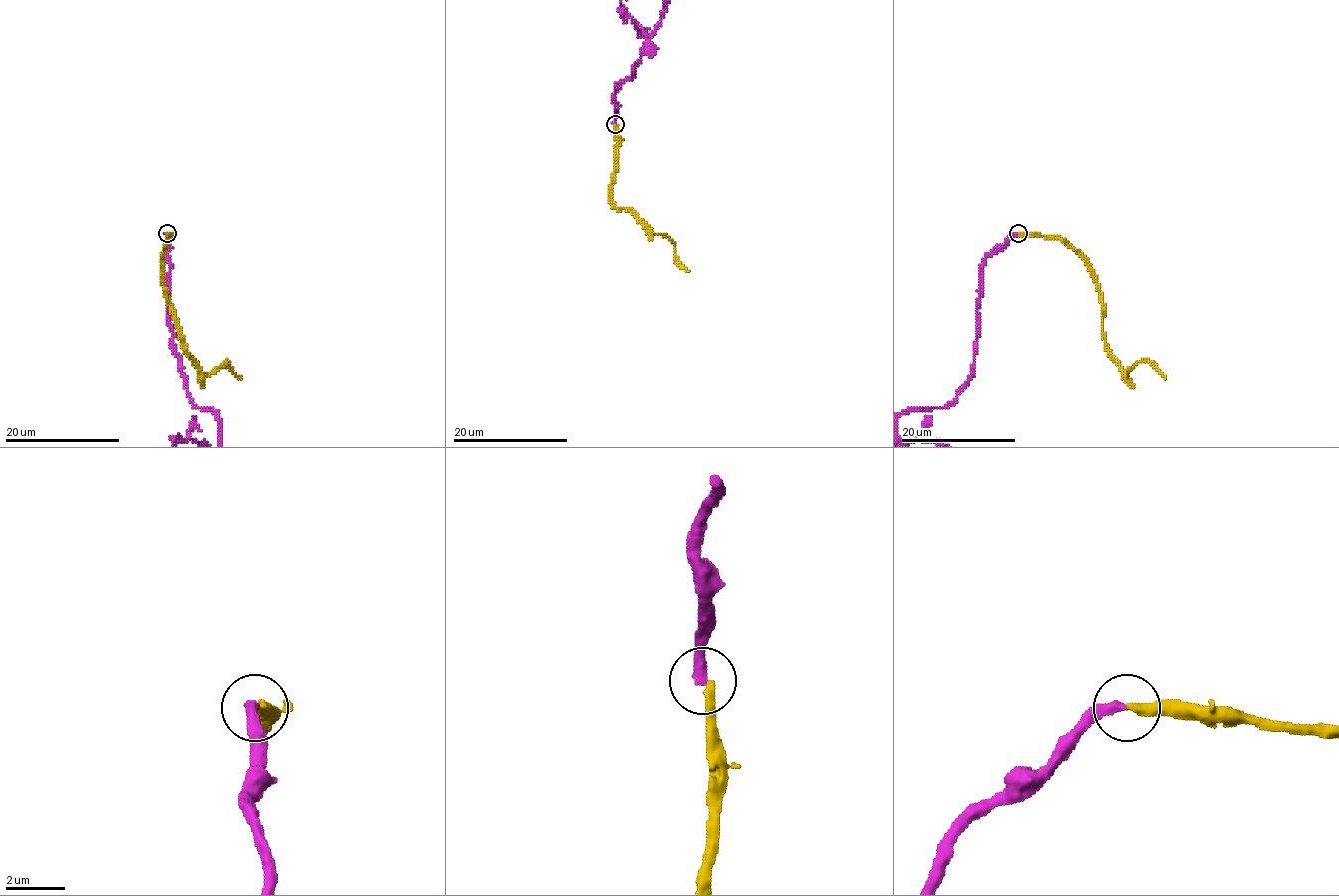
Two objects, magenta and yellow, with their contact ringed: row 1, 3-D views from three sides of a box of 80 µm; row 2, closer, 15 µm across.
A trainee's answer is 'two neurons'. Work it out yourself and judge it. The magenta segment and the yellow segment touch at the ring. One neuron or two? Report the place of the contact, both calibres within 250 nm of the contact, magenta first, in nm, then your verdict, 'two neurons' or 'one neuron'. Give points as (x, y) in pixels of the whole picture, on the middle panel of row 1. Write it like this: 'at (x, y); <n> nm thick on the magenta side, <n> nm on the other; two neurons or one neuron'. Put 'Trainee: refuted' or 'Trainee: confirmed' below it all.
at (615, 124); 360 nm thick on the magenta side, 320 nm on the other; two neurons
Trainee: confirmed

